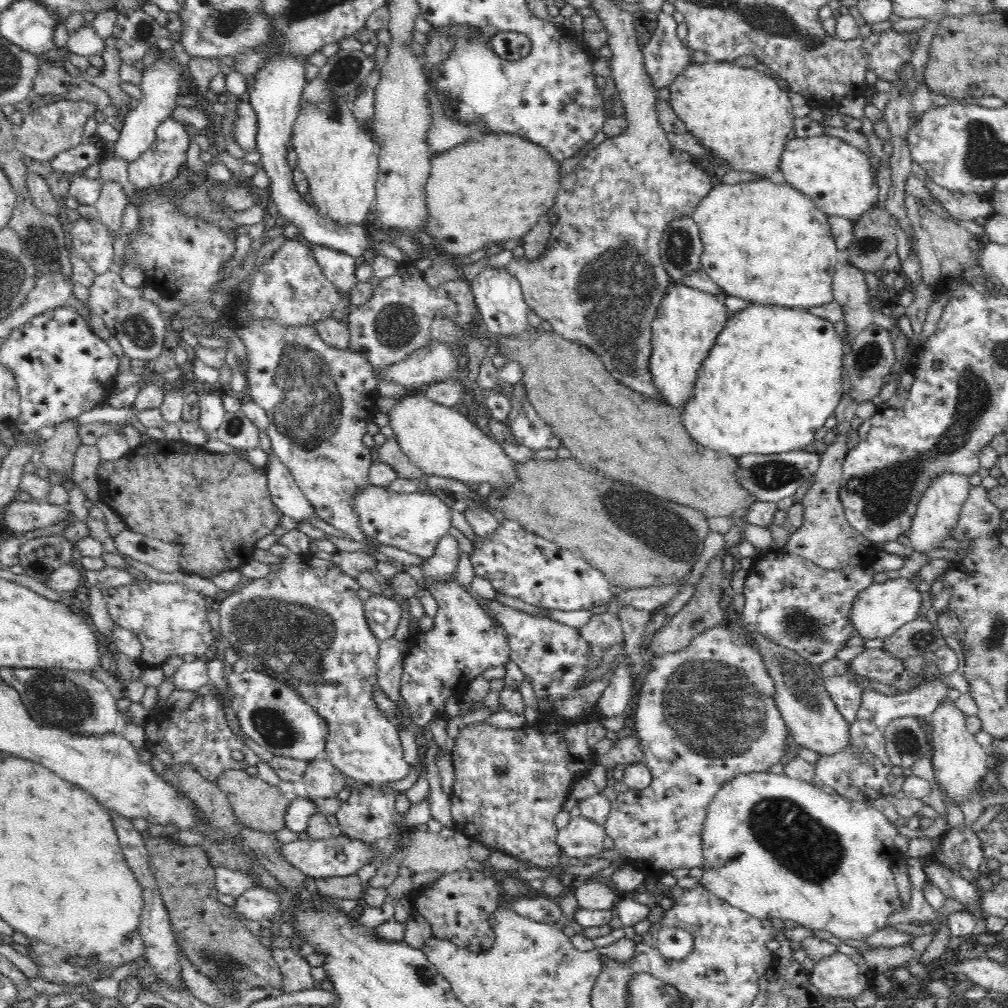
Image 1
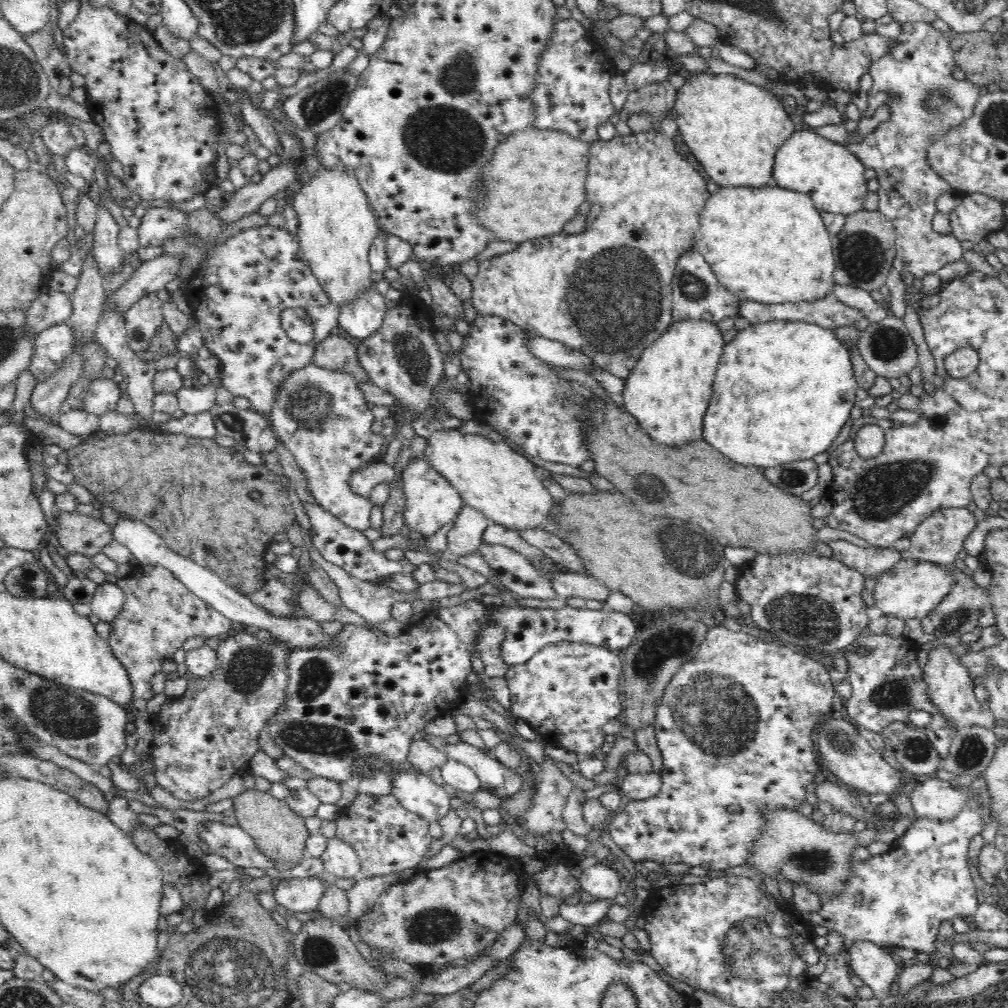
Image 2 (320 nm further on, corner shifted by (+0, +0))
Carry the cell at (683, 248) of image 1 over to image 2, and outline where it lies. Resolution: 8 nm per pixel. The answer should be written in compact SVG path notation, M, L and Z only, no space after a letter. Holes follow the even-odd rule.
M696 250L685 252L684 256L680 257L673 274L671 287L673 288L672 323L686 319L704 319L710 321L710 323L718 324L726 318L736 320L742 317L741 304L744 300L735 292L722 286L719 280L716 280L716 274L710 270L704 256Z

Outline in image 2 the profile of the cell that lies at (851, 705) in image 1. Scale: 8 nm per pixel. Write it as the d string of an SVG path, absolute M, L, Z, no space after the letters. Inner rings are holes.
M869 630L860 634L851 648L841 651L840 654L846 659L846 665L848 665L846 681L853 690L847 700L847 712L853 721L880 735L892 722L900 721L911 725L908 716L914 710L926 710L930 712L932 720L923 729L929 742L934 745L940 760L944 760L960 728L948 724L948 720L944 718L939 708L931 702L917 653L918 646L902 634L898 636L887 632L875 634ZM858 646L866 646L870 654L858 657L853 652L853 649Z

